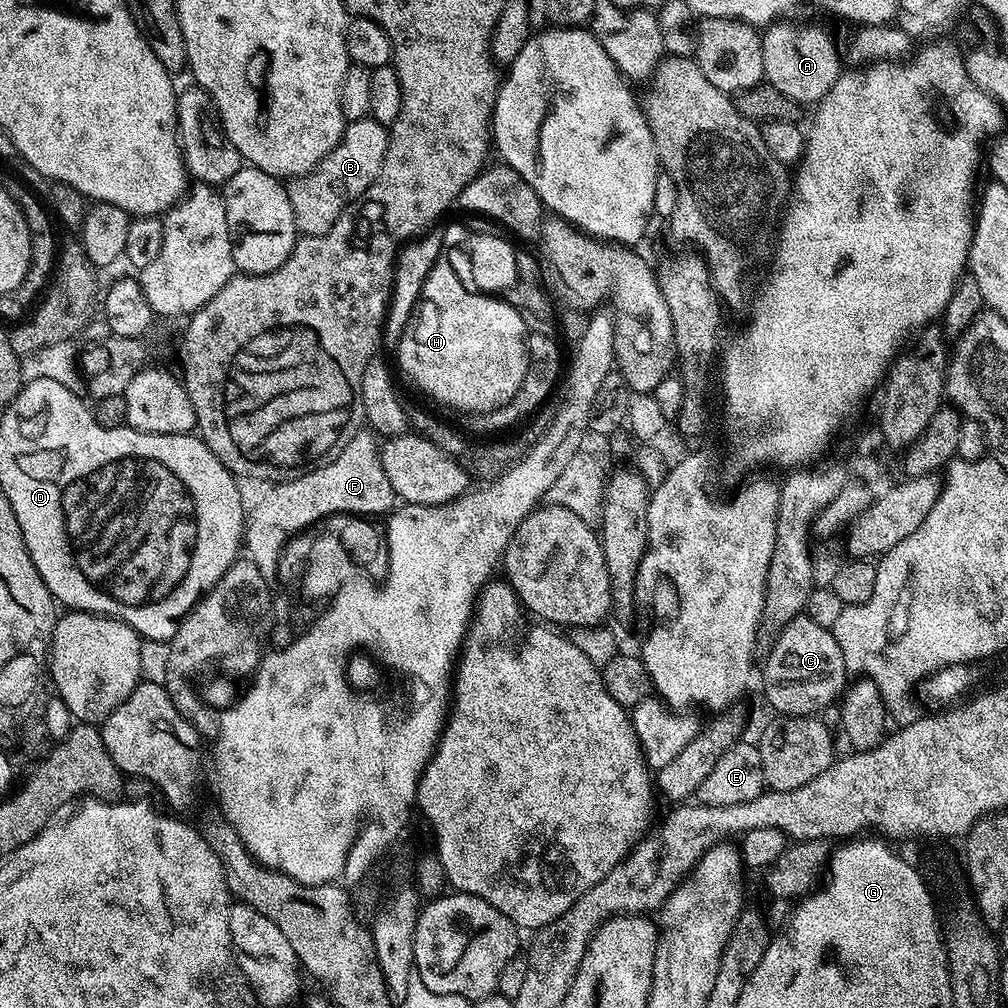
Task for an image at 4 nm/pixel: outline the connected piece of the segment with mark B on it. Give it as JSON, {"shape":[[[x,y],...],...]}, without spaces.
{"shape":[[[371,118],[347,121],[338,146],[334,146],[334,150],[322,158],[320,165],[304,176],[294,176],[287,181],[296,231],[301,237],[324,236],[328,233],[344,209],[349,204],[355,204],[380,177],[388,149],[388,133],[385,125]]]}

